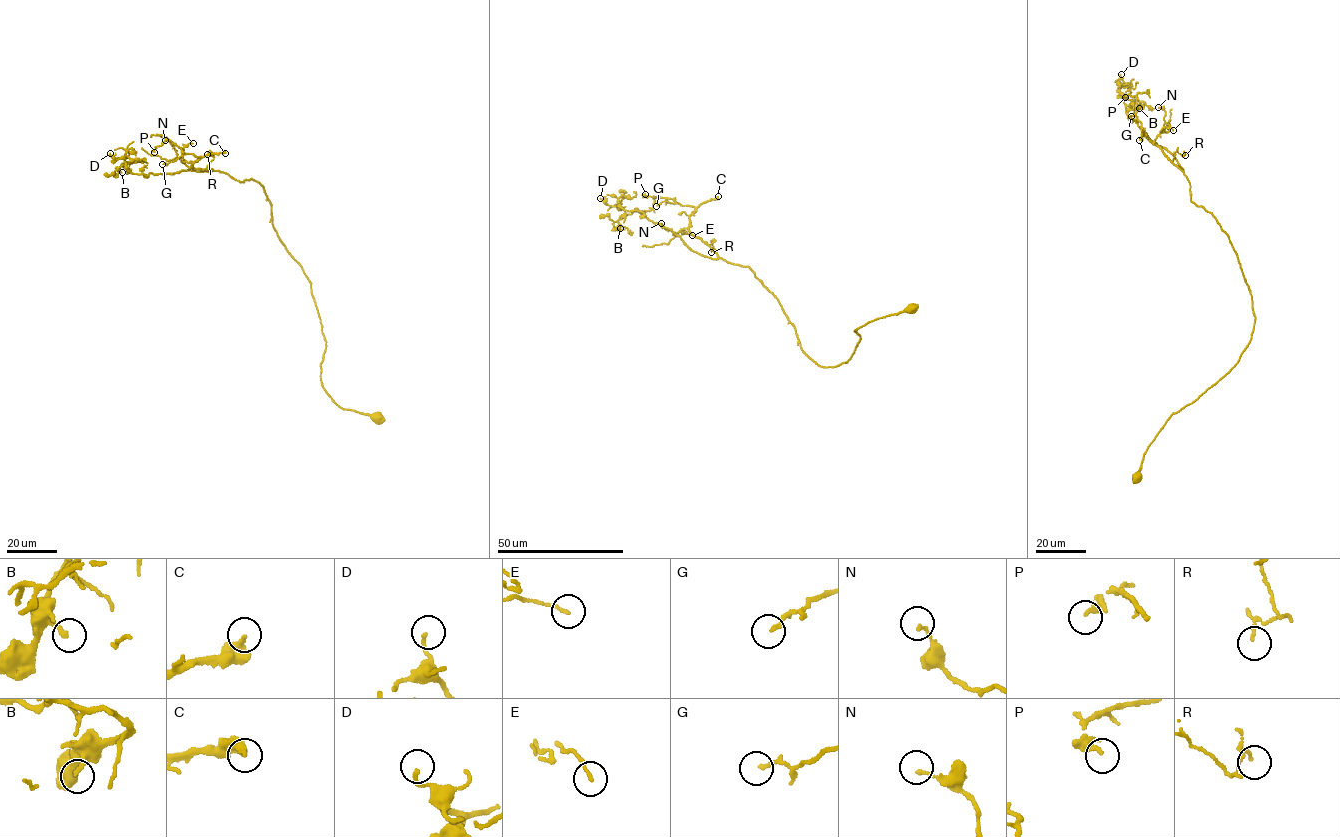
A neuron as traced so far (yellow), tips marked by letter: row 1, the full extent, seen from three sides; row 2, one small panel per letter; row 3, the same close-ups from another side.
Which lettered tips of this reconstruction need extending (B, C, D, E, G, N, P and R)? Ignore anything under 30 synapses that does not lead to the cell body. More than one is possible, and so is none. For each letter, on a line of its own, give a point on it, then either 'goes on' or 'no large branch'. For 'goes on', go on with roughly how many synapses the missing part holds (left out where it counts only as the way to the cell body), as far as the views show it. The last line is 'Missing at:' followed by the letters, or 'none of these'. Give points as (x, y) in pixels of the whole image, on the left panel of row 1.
B: at (122, 172); no large branch
C: at (225, 153); goes on; about 60 synapses
D: at (110, 153); no large branch
E: at (193, 143); no large branch
G: at (162, 164); no large branch
N: at (165, 140); no large branch
P: at (154, 152); no large branch
R: at (207, 154); no large branch
Missing at: C

